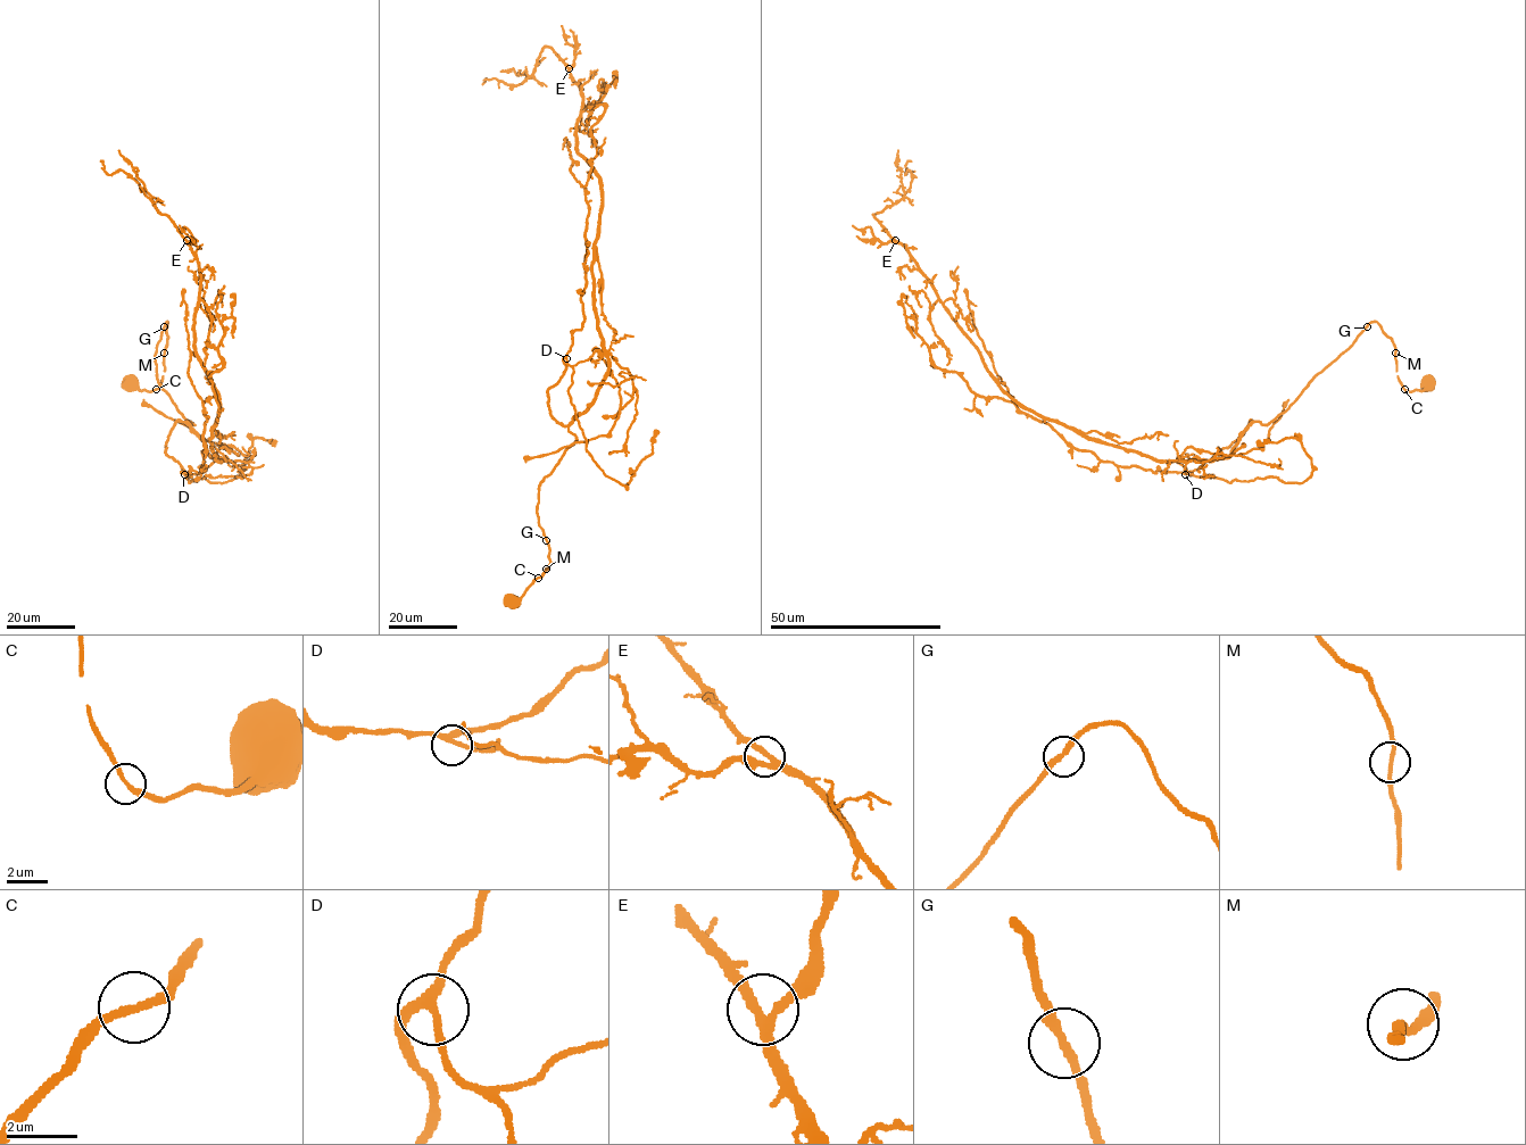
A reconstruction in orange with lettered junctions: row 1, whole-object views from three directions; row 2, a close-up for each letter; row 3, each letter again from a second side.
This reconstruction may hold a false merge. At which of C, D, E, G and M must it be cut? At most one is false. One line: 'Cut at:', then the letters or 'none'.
Cut at: none

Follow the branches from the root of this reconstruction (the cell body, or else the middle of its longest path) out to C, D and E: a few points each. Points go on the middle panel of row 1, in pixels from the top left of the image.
C: (511, 605), (538, 577)
D: (511, 605), (549, 563), (538, 487), (577, 439), (548, 403), (566, 358)
E: (511, 605), (548, 566), (538, 487), (608, 370), (591, 273), (602, 180), (577, 151), (582, 94), (569, 68)

